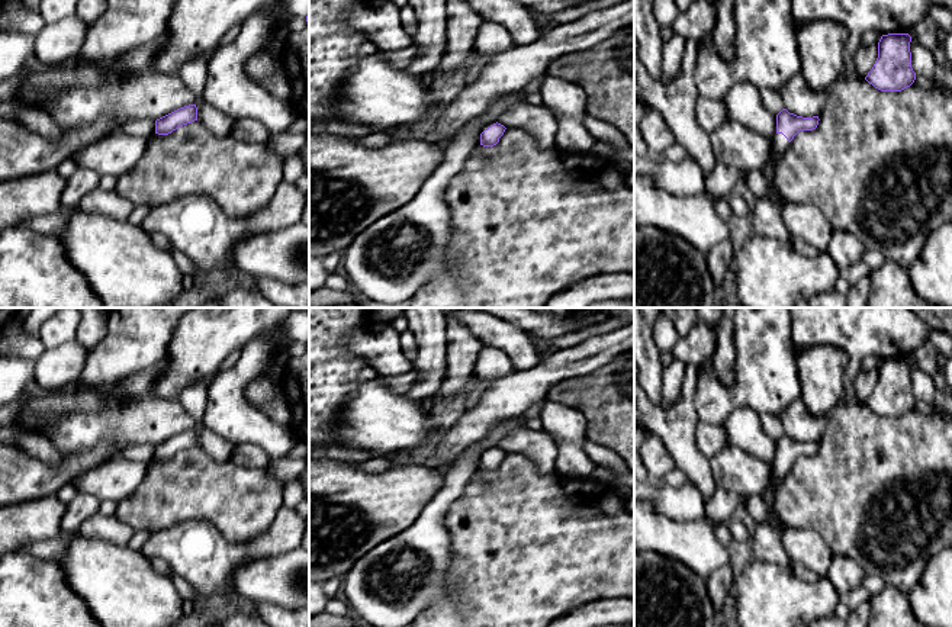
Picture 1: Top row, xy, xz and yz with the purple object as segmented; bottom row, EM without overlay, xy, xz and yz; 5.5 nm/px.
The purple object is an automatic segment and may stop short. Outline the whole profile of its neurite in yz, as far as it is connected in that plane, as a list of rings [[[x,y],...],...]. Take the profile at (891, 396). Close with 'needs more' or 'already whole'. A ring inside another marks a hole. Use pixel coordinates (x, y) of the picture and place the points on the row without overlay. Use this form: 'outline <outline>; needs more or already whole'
outline [[[908,358],[882,360],[878,383],[865,405],[881,417],[901,417],[916,405],[911,393],[911,361]]]; already whole

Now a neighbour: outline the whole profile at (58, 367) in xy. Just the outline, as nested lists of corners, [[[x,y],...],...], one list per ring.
[[[75,340],[45,350],[36,360],[33,382],[42,392],[52,392],[78,382],[90,350]]]

